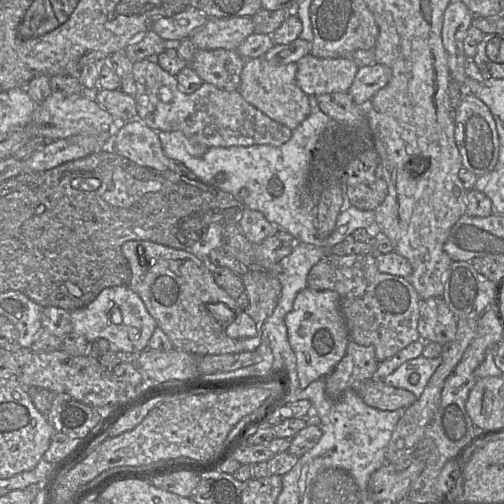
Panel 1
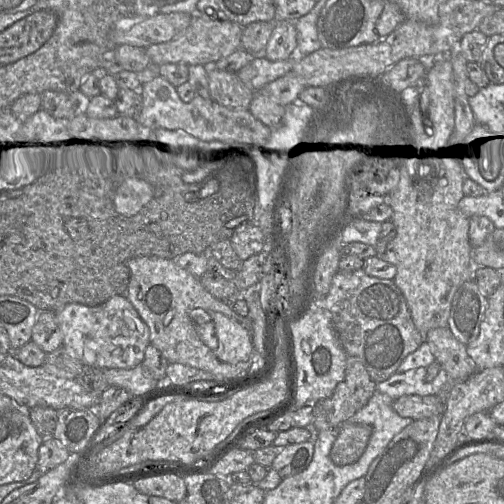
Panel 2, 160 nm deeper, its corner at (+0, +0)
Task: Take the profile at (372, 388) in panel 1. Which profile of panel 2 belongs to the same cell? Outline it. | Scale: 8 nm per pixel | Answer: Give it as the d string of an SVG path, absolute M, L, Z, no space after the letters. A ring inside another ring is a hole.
M406 395L393 400L394 411L404 418L419 420L444 412L444 402L434 395Z

